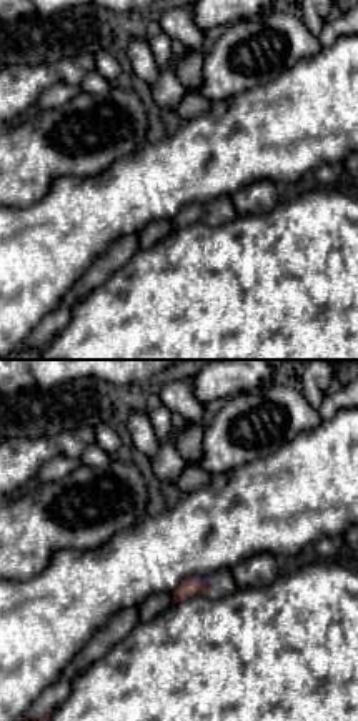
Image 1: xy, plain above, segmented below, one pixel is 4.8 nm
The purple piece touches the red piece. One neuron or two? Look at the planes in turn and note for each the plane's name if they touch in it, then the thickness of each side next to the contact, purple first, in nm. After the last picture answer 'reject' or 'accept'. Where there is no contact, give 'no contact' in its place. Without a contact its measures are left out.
contact in xy; calibres 50 and 90 nm

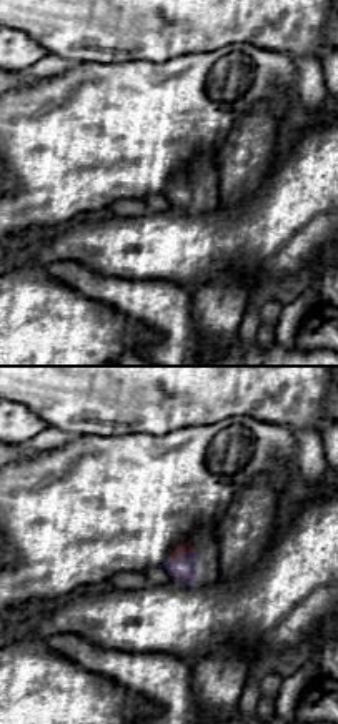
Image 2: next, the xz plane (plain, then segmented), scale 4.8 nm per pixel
contact in xz; calibres 140 and 50 nm

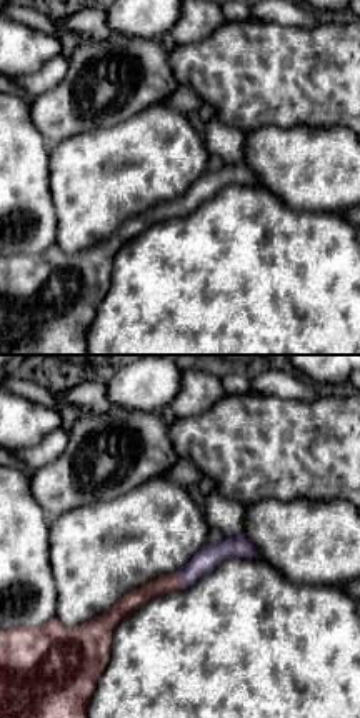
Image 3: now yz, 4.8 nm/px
contact in yz; calibres 110 and 100 nm

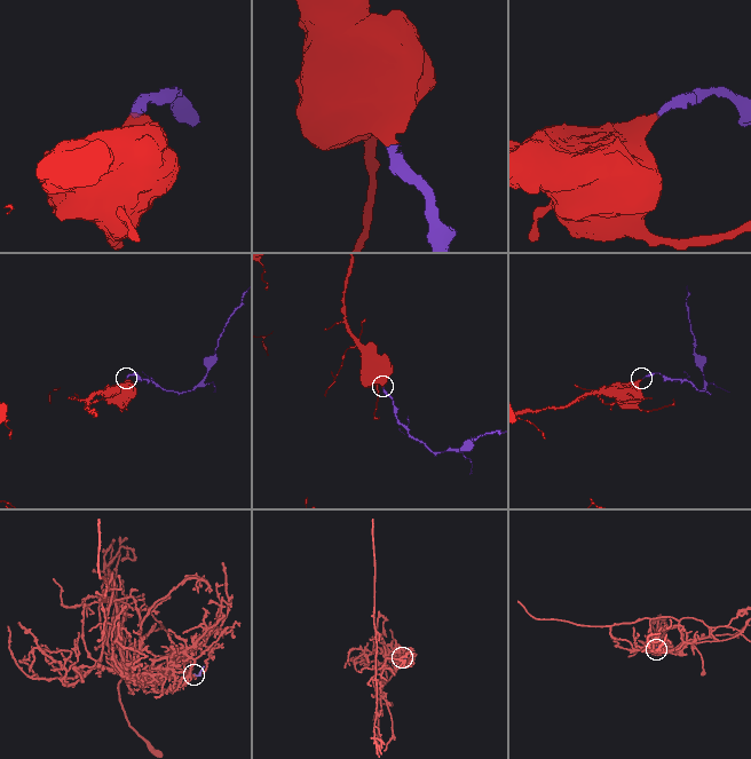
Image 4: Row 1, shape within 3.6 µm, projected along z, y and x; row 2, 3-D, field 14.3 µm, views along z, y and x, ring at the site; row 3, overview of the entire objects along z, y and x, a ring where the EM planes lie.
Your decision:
accept

